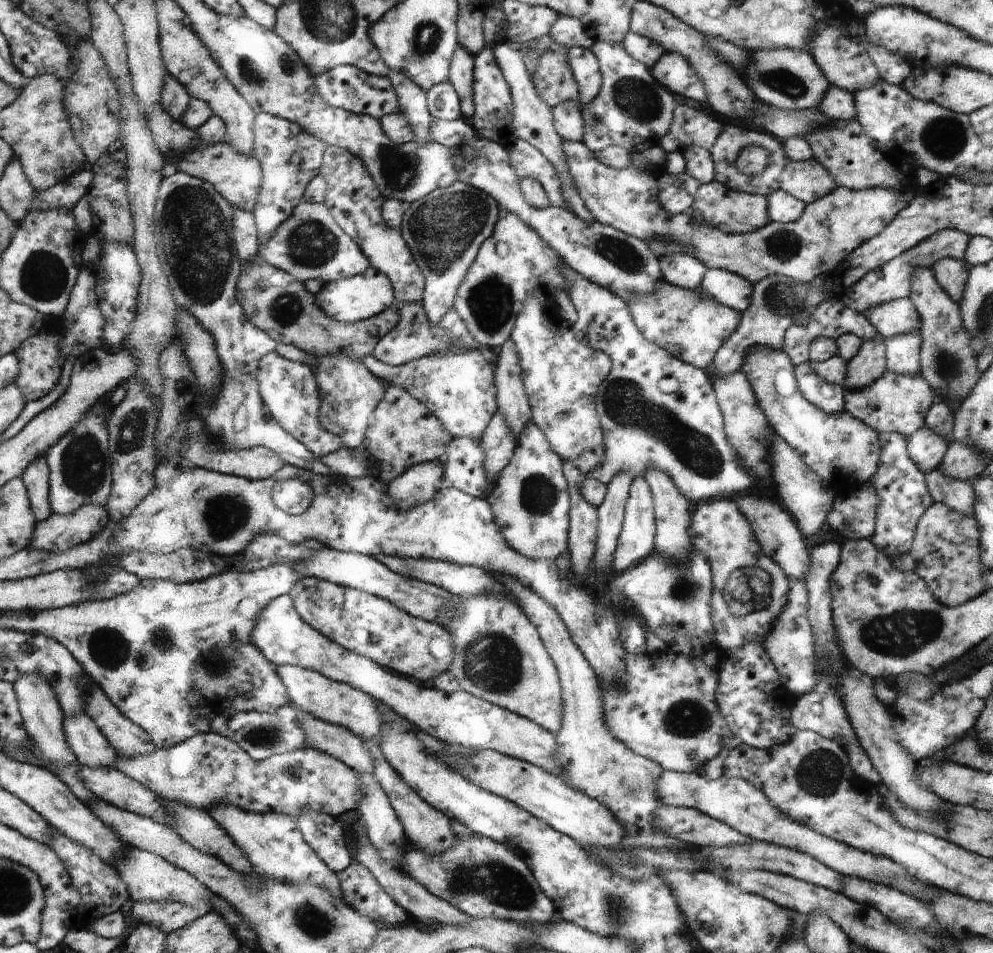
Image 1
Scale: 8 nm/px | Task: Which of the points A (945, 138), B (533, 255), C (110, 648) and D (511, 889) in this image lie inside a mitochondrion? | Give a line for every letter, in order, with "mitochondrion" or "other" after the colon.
A: mitochondrion
B: other
C: mitochondrion
D: mitochondrion

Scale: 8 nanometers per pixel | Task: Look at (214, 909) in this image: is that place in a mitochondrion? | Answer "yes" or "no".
no

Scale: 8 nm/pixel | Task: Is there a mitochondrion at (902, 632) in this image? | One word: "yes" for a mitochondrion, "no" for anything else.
yes

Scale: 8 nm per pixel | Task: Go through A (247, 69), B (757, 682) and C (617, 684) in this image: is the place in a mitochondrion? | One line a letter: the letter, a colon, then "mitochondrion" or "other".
A: mitochondrion
B: other
C: other

